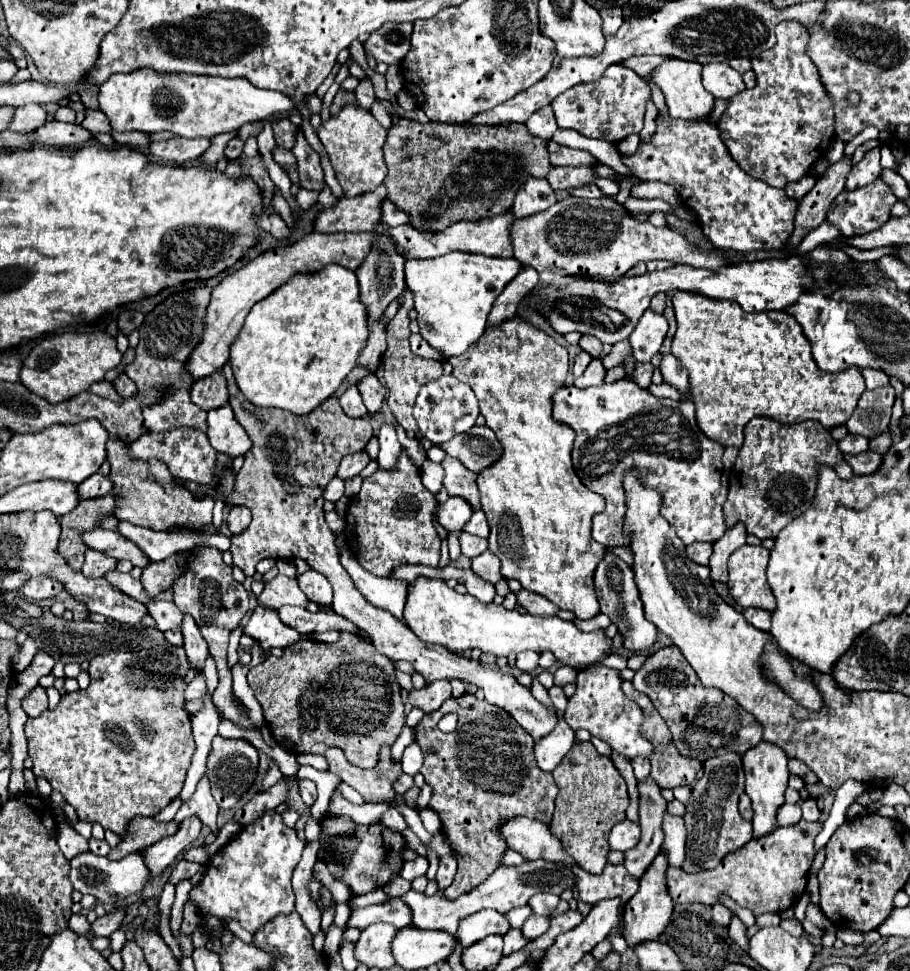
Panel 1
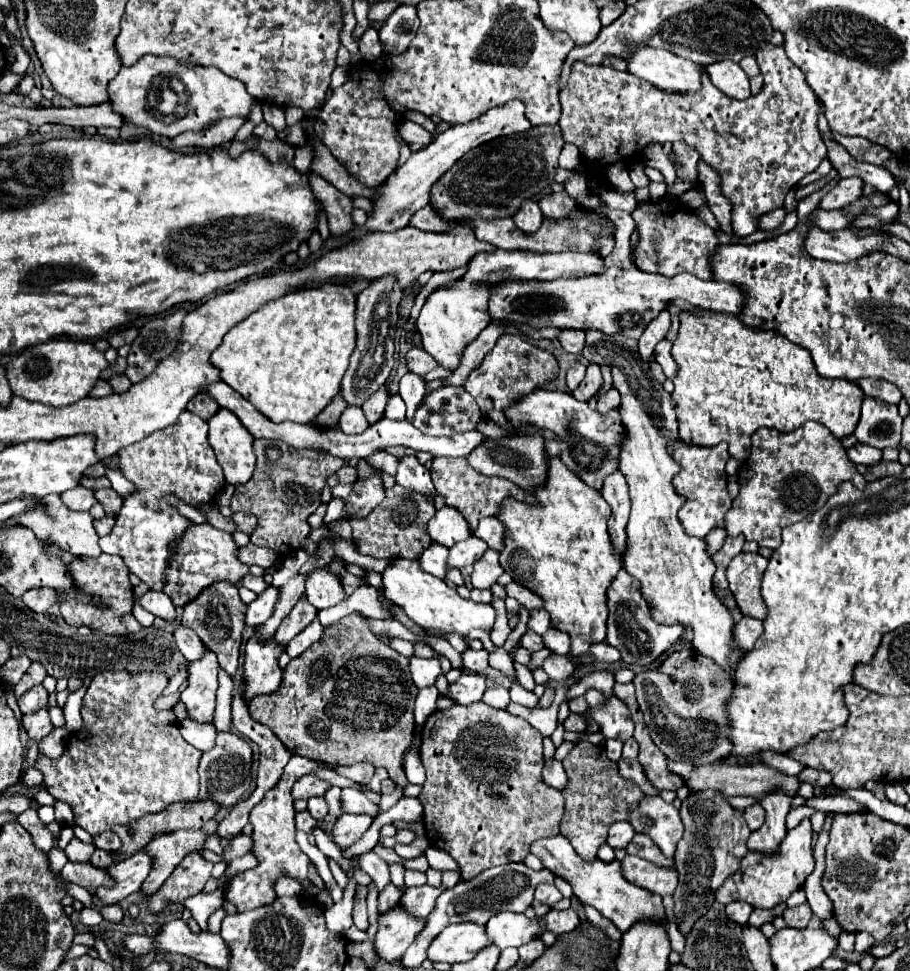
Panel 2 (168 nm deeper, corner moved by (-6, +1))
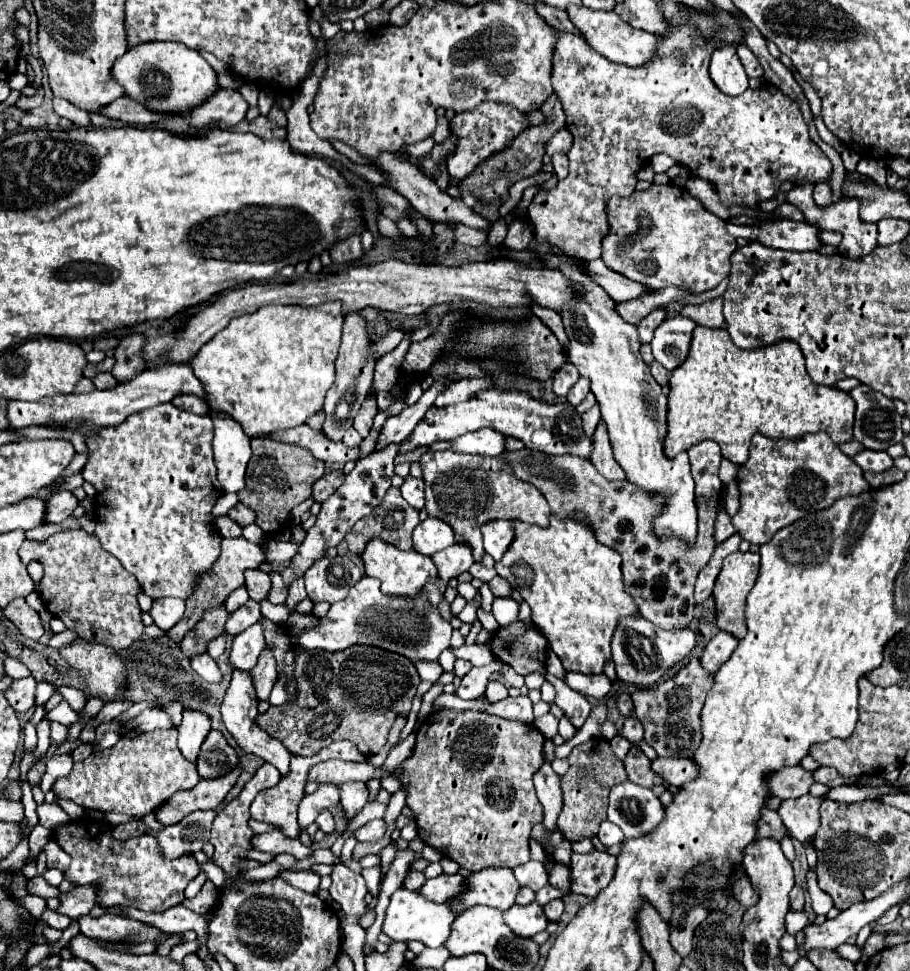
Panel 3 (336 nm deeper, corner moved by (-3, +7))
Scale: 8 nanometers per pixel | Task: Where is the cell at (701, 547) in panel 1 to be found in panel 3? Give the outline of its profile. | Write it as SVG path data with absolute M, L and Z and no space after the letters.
M719 510L717 520L715 520L715 542L727 540L731 534L735 534L735 528L731 524L731 518L725 510Z

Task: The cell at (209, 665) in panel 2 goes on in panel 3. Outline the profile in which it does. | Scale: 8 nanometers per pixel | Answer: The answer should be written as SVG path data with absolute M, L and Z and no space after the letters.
M183 710L183 722L179 726L179 748L185 754L185 758L193 760L199 754L199 748L205 740L205 736L211 730L211 720L205 712L197 710Z

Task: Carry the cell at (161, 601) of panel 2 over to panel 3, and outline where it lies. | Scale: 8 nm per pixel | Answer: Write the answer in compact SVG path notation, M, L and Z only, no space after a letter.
M163 598L163 600L153 600L153 606L149 610L149 614L153 616L155 624L161 630L169 630L173 628L185 610L185 602L179 598Z

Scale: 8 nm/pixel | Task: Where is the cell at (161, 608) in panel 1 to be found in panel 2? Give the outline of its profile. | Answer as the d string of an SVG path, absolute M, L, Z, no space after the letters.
M182 624L176 626L176 630L174 630L174 640L176 640L176 646L180 648L180 652L184 654L184 658L186 658L188 662L200 660L200 658L204 656L202 640L200 640L192 630L186 630Z

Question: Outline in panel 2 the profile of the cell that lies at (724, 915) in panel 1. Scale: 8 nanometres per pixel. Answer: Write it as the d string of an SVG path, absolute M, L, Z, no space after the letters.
M732 902L732 904L726 906L726 916L728 916L730 920L738 922L740 926L744 926L744 924L746 924L746 918L750 918L752 910L754 910L754 908L752 908L750 904L746 904L746 902Z

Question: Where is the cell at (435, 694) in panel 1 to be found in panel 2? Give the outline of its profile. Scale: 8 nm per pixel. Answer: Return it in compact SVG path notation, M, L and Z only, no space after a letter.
M462 674L456 684L450 686L450 694L458 704L472 704L480 702L486 690L486 680L480 674Z

